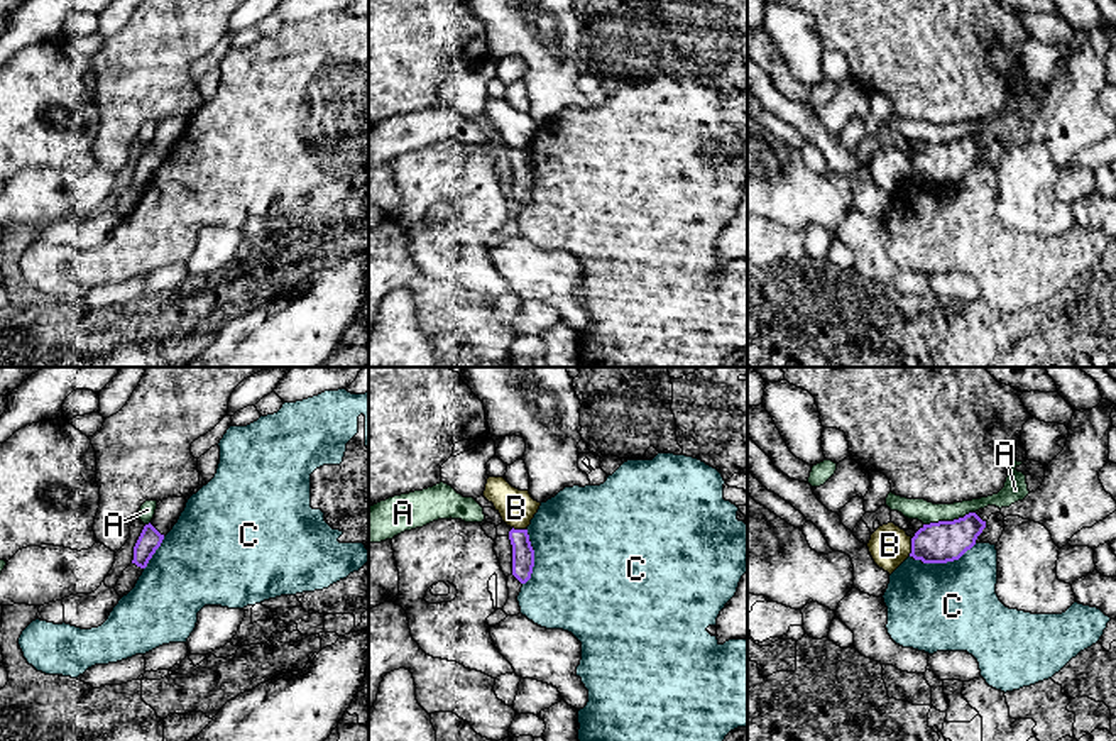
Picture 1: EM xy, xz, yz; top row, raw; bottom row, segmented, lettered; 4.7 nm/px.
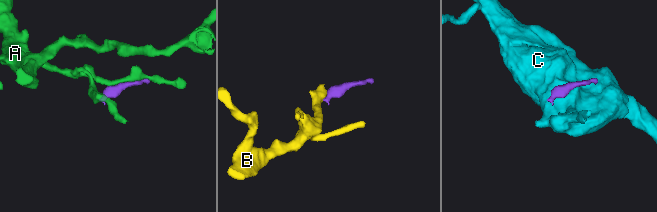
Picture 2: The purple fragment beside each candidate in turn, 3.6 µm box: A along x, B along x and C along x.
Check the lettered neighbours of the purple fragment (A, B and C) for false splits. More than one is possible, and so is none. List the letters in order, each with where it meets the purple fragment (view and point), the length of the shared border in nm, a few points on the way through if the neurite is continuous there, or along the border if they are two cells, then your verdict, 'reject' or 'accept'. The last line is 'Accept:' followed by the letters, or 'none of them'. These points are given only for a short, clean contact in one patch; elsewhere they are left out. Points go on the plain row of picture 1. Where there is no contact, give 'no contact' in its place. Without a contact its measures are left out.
A: contact yz (949, 142); length 260 nm; reject
B: contact yz (912, 168); length 90 nm; border yz (912, 159), (912, 173), (908, 176); reject
C: contact yz (942, 183); length 320 nm; reject
Accept: none of them

